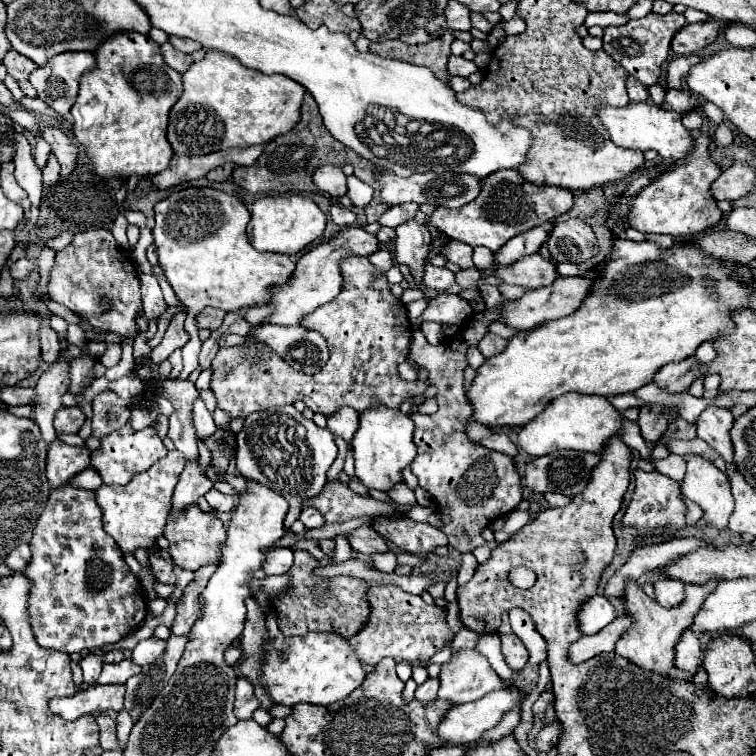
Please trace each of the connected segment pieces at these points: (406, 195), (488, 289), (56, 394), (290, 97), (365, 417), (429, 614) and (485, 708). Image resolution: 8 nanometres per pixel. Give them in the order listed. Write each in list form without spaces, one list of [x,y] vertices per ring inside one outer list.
[[[383,170],[381,174],[375,174],[375,180],[381,186],[381,200],[395,206],[405,202],[417,202],[417,204],[431,204],[431,206],[443,206],[443,208],[461,208],[469,202],[473,202],[481,192],[481,178],[471,174],[413,174],[411,178],[397,178],[395,174],[389,174]]]
[[[559,276],[551,286],[547,288],[535,288],[535,290],[527,290],[523,294],[521,300],[517,302],[511,302],[507,300],[499,290],[497,286],[485,286],[485,304],[489,310],[495,310],[497,304],[503,304],[503,322],[513,326],[513,328],[519,328],[519,330],[529,330],[529,328],[537,328],[539,324],[543,322],[549,322],[549,320],[555,320],[555,318],[563,318],[563,316],[569,316],[573,312],[579,310],[583,298],[591,292],[591,286],[593,286],[593,280],[589,278],[581,278],[581,276],[573,276],[573,278],[563,278]]]
[[[65,354],[39,378],[39,384],[35,388],[37,392],[37,406],[33,408],[33,420],[39,424],[43,440],[51,444],[57,434],[53,430],[53,416],[63,406],[63,394],[67,392],[71,384],[69,378],[69,362],[65,360]]]
[[[209,50],[203,60],[193,62],[183,74],[183,94],[171,108],[167,138],[175,154],[189,156],[211,154],[233,146],[267,144],[299,124],[303,94],[305,88],[287,76],[259,74],[259,70],[245,68],[233,56]]]
[[[375,406],[361,414],[359,430],[351,442],[355,454],[355,474],[367,486],[381,492],[389,492],[395,484],[403,480],[403,470],[413,462],[417,446],[413,442],[413,420],[387,406]]]
[[[379,586],[369,588],[369,604],[371,618],[365,628],[349,640],[351,650],[357,654],[361,664],[377,664],[381,658],[391,656],[395,660],[407,660],[409,664],[423,664],[433,654],[437,654],[447,640],[451,640],[451,632],[445,624],[445,610],[427,604],[421,596],[407,594],[397,586]]]
[[[501,688],[501,690],[485,694],[477,702],[453,706],[449,710],[449,714],[443,718],[443,722],[439,724],[437,734],[441,736],[441,740],[445,740],[451,746],[463,746],[463,744],[469,744],[473,740],[479,740],[485,730],[491,730],[493,726],[497,726],[501,722],[503,714],[513,710],[513,708],[517,708],[523,698],[525,698],[525,692],[519,690],[519,688]]]

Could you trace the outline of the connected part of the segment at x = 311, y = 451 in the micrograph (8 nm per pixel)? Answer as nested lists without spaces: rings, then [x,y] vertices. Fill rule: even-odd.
[[[281,406],[265,412],[253,412],[245,418],[243,430],[237,436],[237,470],[247,480],[269,486],[289,502],[285,528],[289,530],[299,518],[303,500],[321,492],[327,482],[327,470],[337,458],[337,446],[329,430],[317,428],[305,420],[295,406]]]

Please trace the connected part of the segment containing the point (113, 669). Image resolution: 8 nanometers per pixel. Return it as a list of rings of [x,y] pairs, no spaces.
[[[125,658],[119,664],[103,664],[103,672],[97,678],[99,684],[125,684],[131,676],[139,674],[141,666],[137,666],[131,658]]]

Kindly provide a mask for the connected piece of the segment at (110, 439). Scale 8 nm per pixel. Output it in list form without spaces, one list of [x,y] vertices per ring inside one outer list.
[[[127,424],[121,430],[105,436],[101,440],[101,450],[93,452],[91,464],[101,474],[105,484],[127,484],[137,472],[149,470],[165,454],[167,454],[167,448],[163,446],[163,442],[157,436],[155,428],[145,428],[141,432],[133,432],[131,424]]]

